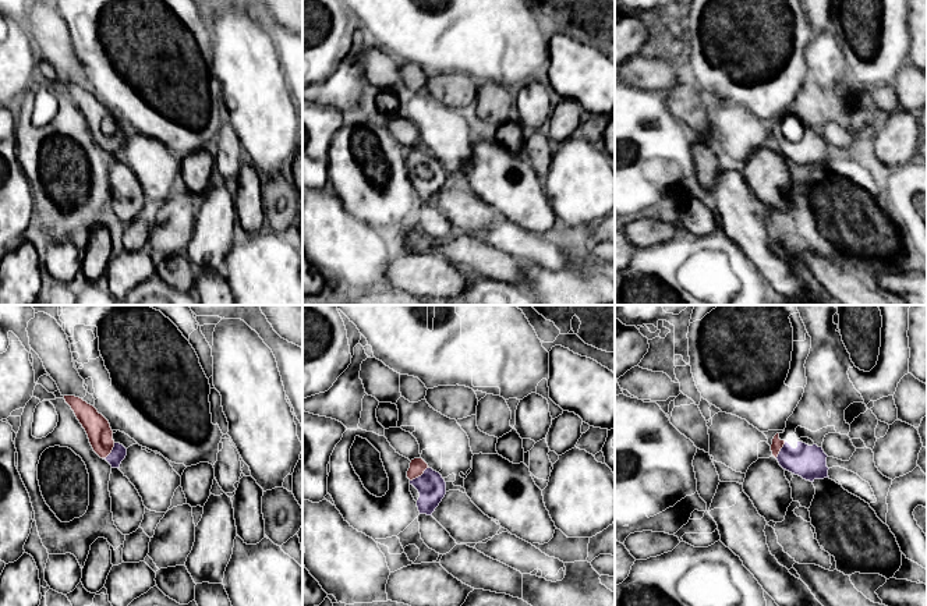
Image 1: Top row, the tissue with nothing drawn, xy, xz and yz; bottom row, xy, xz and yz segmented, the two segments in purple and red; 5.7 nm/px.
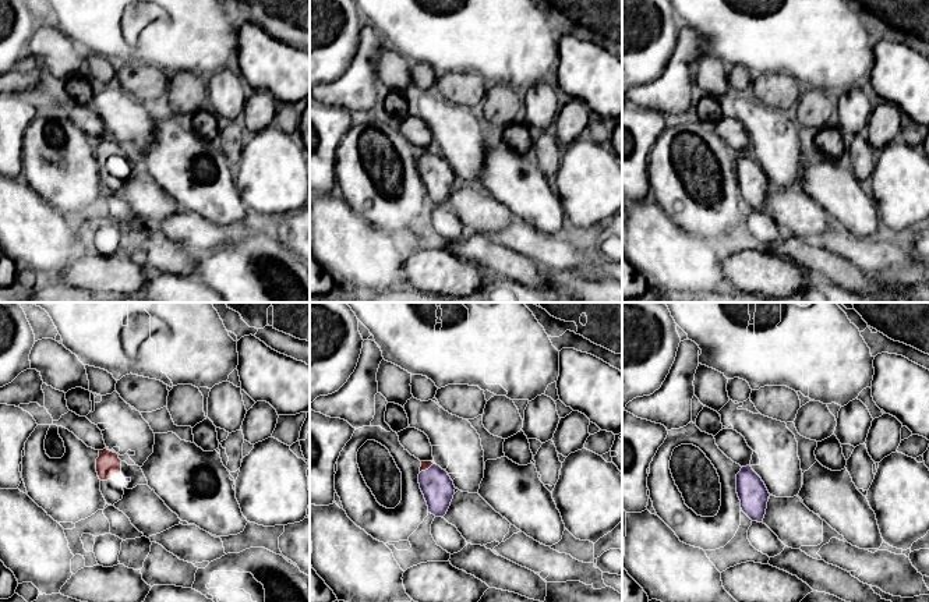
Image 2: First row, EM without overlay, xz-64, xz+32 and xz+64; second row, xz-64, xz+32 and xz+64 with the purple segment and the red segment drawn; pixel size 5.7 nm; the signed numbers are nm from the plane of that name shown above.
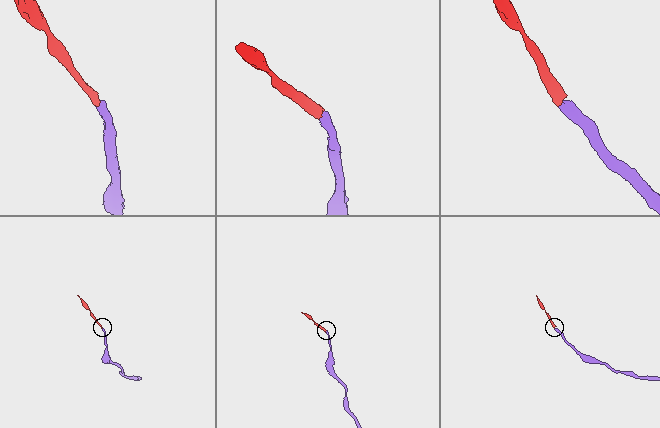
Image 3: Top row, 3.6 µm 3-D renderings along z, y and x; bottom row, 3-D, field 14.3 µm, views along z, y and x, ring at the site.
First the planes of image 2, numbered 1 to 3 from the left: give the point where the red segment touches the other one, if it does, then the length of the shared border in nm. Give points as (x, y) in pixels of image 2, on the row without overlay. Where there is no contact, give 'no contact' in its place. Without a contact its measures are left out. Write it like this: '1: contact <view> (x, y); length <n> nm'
1: no contact
2: contact xz+32 (428, 156); length 110 nm
3: no contact

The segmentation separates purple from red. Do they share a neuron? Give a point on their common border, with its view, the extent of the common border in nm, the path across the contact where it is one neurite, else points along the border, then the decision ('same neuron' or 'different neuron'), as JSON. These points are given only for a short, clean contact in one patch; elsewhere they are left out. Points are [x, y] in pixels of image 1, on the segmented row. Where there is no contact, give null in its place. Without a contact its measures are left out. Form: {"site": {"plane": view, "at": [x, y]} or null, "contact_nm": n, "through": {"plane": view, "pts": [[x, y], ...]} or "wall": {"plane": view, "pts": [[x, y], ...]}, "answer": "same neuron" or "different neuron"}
{"site": {"plane": "xz", "at": [418, 477]}, "contact_nm": 140, "through": {"plane": "xz", "pts": [[431, 486], [418, 477], [417, 465]]}, "answer": "same neuron"}

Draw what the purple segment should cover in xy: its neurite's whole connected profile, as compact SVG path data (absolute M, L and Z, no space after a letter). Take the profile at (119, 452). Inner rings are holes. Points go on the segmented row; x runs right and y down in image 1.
M64 396L64 400L85 429L93 451L106 460L112 468L120 468L121 461L127 456L127 449L113 440L109 421L93 405L79 397Z

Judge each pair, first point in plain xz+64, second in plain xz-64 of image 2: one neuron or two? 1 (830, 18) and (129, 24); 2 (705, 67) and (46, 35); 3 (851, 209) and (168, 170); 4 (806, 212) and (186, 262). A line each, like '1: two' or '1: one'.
1: one
2: one
3: one
4: two

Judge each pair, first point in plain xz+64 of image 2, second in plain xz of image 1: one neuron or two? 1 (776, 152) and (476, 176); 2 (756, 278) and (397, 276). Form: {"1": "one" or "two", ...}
{"1": "two", "2": "one"}

